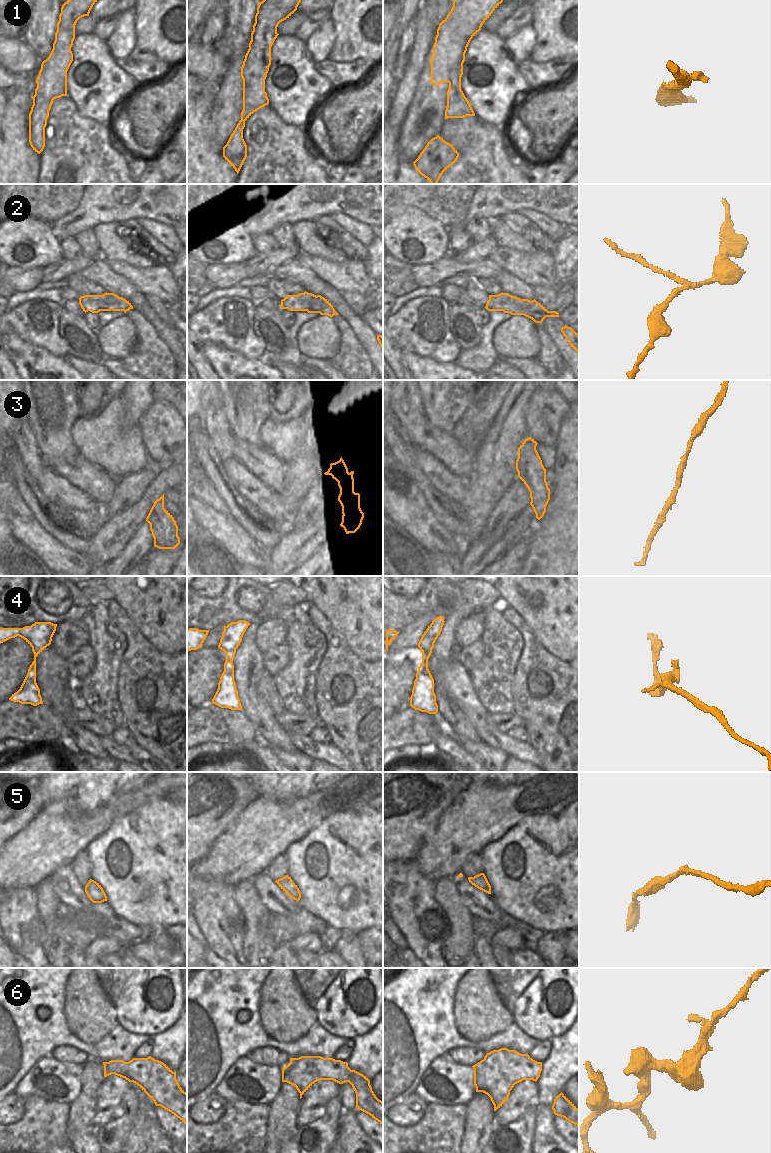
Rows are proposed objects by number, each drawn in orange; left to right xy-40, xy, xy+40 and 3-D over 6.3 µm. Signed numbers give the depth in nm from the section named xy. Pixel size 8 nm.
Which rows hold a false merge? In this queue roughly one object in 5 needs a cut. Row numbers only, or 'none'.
1, 2.

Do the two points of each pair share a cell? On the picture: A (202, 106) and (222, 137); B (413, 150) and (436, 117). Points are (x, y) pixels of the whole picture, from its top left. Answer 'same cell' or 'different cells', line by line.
A: different cells
B: same cell

